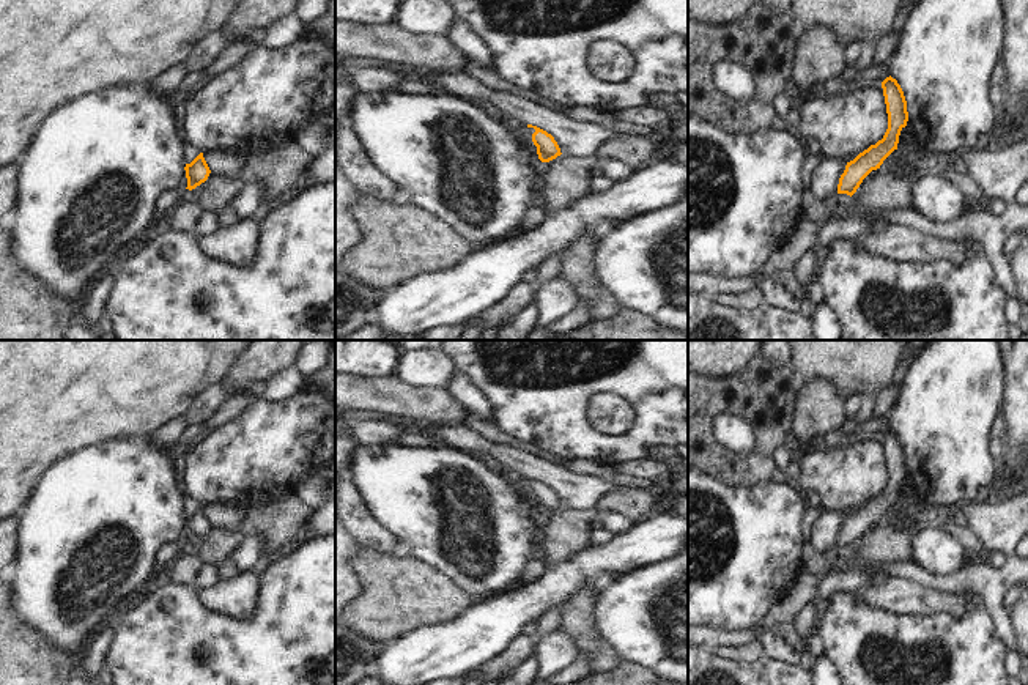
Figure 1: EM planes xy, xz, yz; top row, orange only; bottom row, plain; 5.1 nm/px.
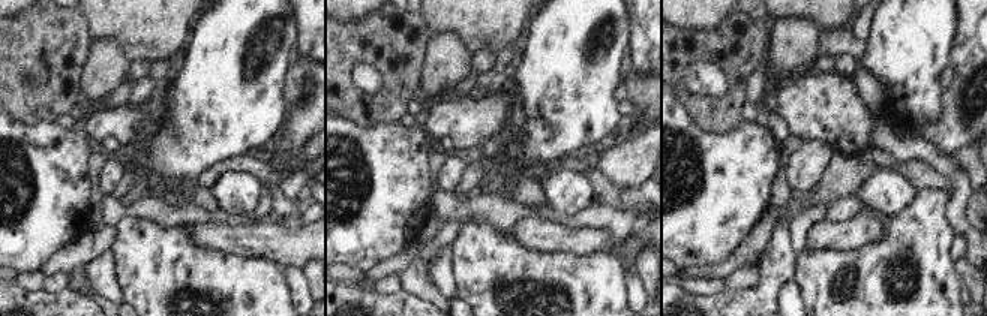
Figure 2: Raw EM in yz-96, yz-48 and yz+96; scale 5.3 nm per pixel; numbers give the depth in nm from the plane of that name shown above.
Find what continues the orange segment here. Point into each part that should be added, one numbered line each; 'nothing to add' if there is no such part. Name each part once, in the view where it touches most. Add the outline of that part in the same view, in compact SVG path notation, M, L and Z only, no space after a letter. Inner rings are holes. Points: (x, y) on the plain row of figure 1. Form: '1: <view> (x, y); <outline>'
nothing to add

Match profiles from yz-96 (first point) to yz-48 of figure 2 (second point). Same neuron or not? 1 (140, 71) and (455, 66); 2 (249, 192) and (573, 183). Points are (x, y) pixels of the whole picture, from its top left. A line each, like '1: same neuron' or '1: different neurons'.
1: different neurons
2: same neuron

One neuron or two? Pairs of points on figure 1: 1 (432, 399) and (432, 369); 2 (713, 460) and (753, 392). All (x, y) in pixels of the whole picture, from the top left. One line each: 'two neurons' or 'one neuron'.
1: two neurons
2: one neuron

